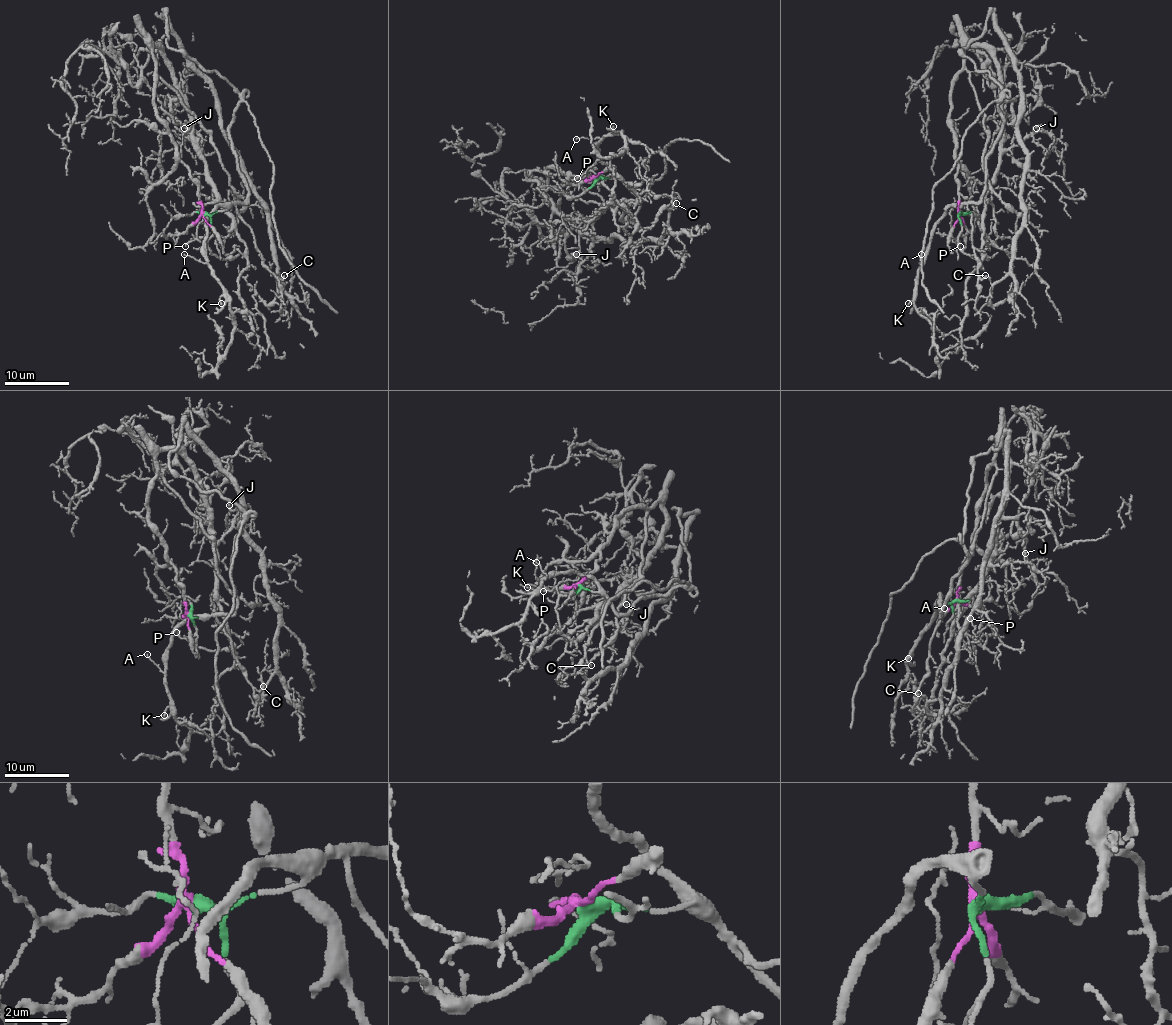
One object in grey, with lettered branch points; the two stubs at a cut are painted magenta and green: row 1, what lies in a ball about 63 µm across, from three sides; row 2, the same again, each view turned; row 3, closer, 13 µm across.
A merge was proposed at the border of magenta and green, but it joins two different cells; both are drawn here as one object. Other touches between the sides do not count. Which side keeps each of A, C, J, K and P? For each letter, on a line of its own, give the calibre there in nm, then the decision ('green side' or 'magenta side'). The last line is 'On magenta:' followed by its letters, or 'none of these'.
A: calibre 80 nm; green side
C: calibre 130 nm; green side
J: calibre 140 nm; magenta side
K: calibre 120 nm; green side
P: calibre 120 nm; green side
On magenta: J

